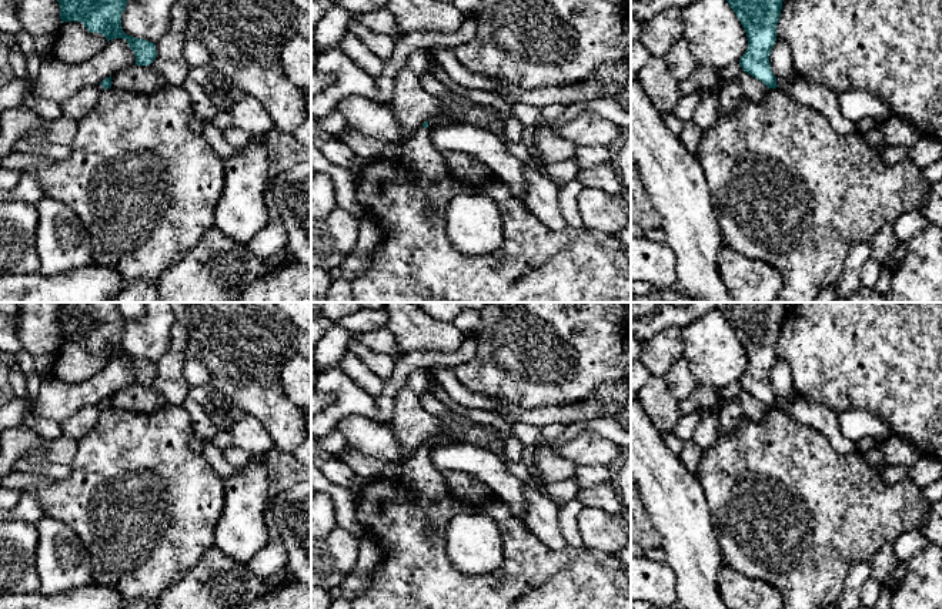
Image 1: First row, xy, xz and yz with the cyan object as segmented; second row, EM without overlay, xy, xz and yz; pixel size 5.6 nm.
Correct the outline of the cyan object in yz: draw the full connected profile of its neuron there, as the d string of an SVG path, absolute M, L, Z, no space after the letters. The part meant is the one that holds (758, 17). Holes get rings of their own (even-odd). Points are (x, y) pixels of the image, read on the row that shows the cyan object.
M726 0L739 19L748 48L741 57L742 70L761 80L768 88L776 88L769 56L776 41L776 24L784 0Z

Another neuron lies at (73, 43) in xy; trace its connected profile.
M64 21L54 33L51 56L70 64L97 56L107 46L100 33L90 33L80 21Z

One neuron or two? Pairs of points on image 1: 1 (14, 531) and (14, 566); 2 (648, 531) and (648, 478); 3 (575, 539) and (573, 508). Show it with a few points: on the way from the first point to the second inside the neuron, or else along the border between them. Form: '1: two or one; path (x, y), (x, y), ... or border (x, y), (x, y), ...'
1: one; path (14, 539), (14, 558)
2: two; border (645, 509), (651, 524), (660, 534), (661, 545)
3: one; path (570, 532), (570, 515)

